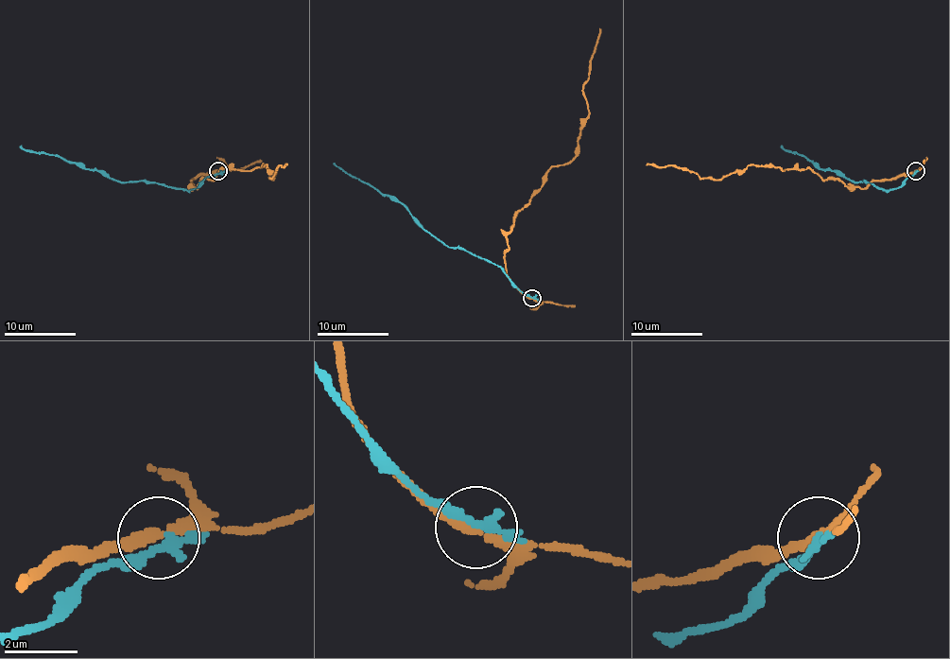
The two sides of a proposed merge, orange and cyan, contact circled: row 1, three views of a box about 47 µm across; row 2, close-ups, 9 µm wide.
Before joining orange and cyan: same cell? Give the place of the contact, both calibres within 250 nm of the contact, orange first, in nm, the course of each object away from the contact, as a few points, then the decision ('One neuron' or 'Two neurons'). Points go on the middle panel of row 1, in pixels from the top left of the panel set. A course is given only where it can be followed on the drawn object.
Place: (531, 298). Thickness 240 nm (orange) against 320 nm. Course of orange: (531, 298), (507, 273), (507, 234), (542, 177), (576, 153), (588, 114), (583, 84), (601, 28). Course of cyan: (533, 298), (524, 295), (499, 266), (461, 249), (451, 249), (431, 235), (399, 201), (383, 197), (333, 163). Two neurons

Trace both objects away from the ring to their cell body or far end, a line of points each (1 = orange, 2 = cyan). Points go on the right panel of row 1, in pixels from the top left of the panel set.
1: (916, 170), (870, 182), (862, 188), (823, 180), (805, 169), (748, 165), (719, 180), (647, 164)
2: (916, 170), (900, 186), (884, 190), (820, 169), (802, 154), (780, 146)

